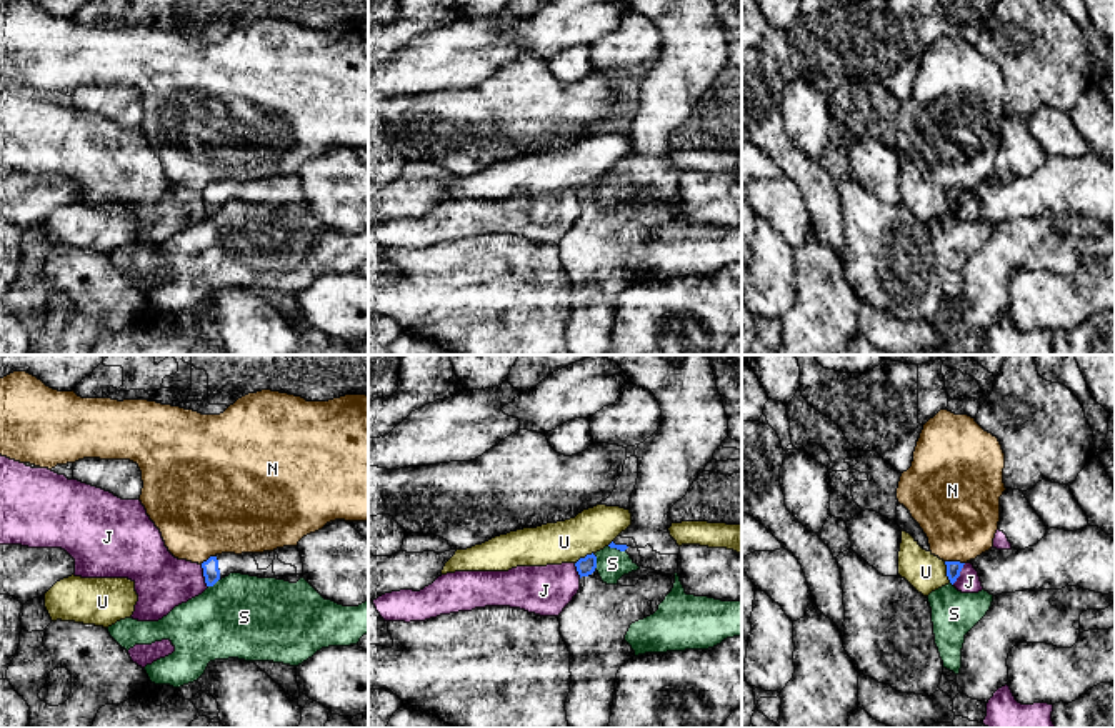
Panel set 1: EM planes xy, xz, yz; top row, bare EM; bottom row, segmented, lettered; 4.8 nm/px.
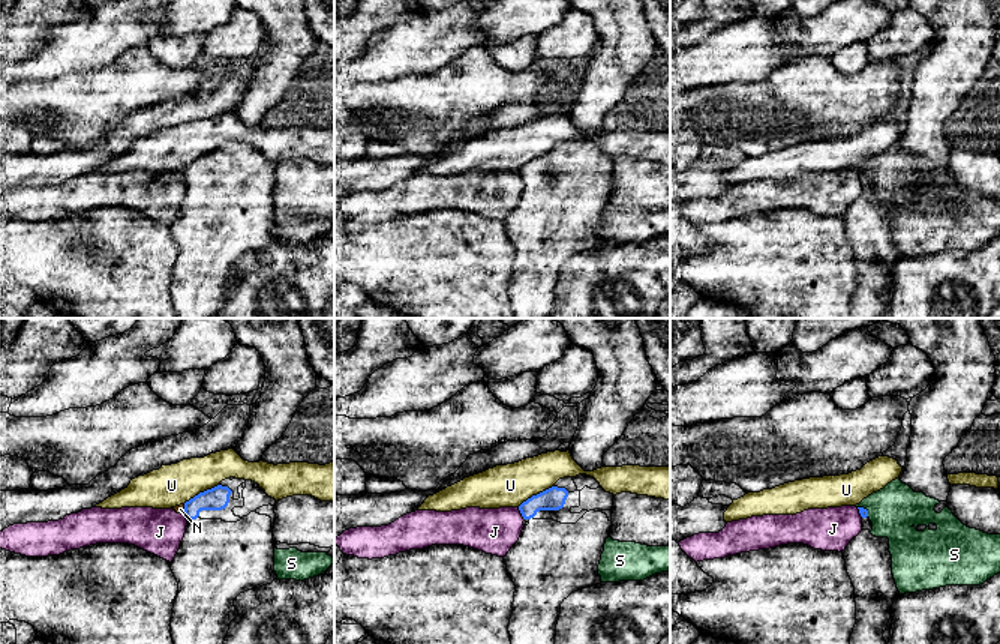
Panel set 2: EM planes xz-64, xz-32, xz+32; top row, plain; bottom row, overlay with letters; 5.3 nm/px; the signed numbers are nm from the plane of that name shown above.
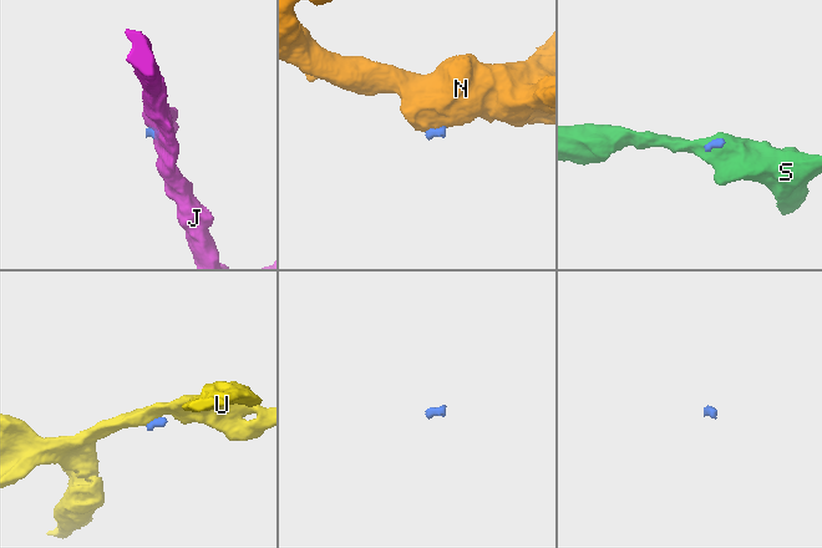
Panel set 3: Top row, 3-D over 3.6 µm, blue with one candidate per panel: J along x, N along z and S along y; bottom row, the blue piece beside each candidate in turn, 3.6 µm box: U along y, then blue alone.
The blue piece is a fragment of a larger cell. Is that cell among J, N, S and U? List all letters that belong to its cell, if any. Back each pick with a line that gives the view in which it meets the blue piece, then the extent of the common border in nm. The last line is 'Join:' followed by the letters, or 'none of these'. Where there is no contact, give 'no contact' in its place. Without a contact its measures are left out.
Join: none of these

